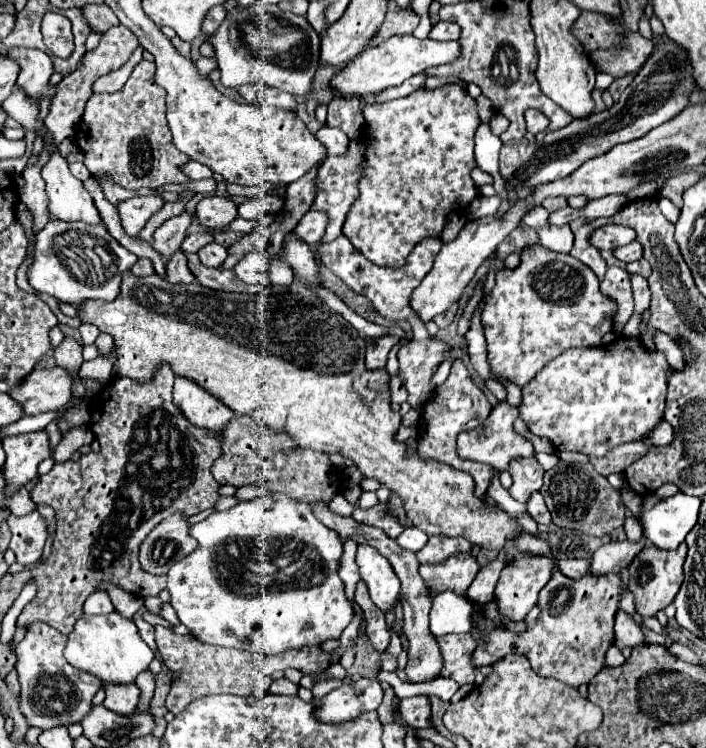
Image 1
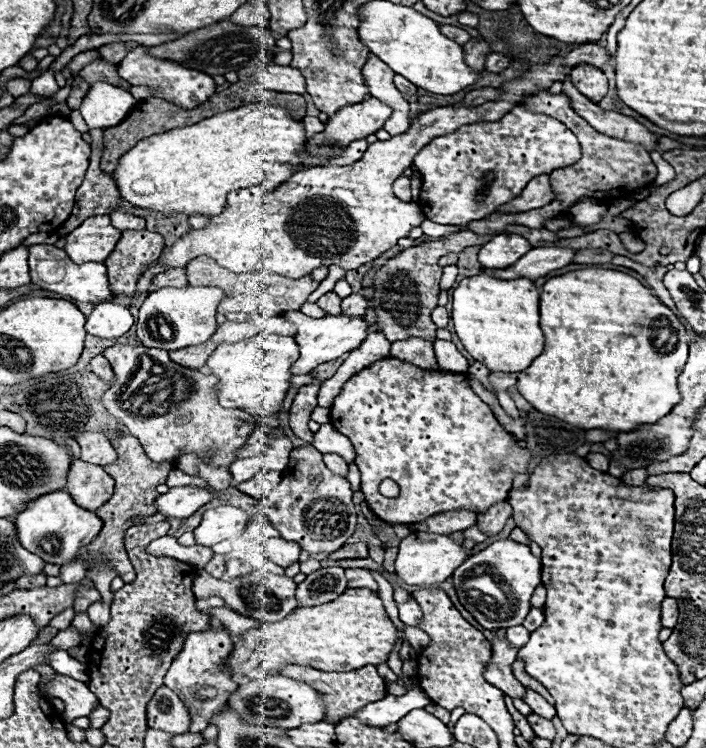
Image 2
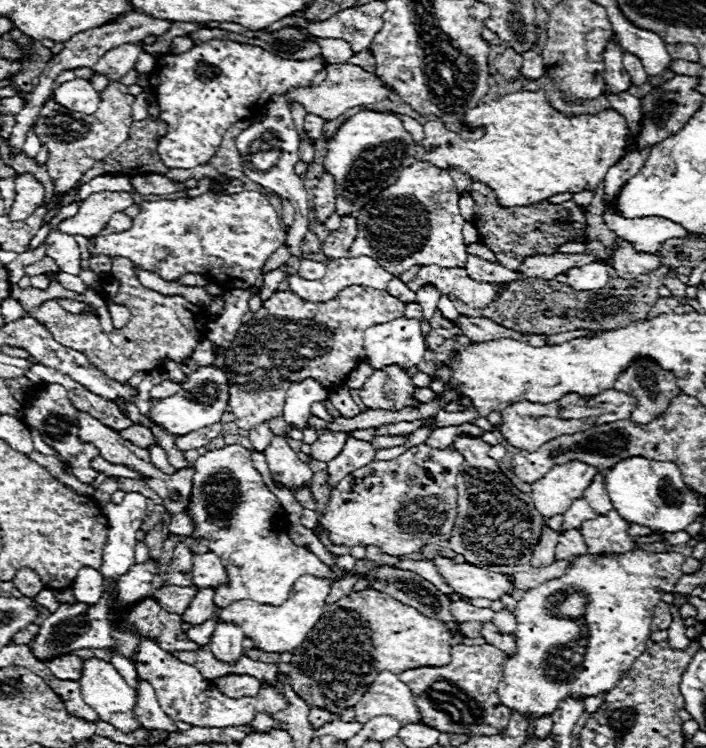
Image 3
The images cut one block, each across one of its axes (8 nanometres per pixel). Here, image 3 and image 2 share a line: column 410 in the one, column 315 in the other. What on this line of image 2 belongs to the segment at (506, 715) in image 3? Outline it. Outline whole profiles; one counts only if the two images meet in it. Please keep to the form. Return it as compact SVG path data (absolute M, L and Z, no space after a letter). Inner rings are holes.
M286 664L280 668L280 676L290 676L292 680L302 680L304 684L310 684L316 692L322 692L324 704L326 704L326 722L340 722L344 718L354 716L354 712L360 712L366 704L382 700L386 696L386 682L376 672L376 666L362 666L350 672L322 672L314 668L306 668L300 664Z

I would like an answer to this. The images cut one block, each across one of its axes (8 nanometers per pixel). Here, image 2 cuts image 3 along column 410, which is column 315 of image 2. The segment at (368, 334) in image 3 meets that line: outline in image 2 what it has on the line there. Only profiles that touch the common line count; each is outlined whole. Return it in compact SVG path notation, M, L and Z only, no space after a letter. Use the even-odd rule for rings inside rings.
M284 312L282 314L288 322L296 324L298 332L296 332L296 342L300 348L300 358L298 362L294 362L292 372L294 374L308 374L312 368L316 368L318 364L324 362L332 362L336 358L340 358L346 352L352 352L354 348L358 348L366 336L368 336L368 324L364 320L364 316L346 316L346 314L338 314L338 316L324 316L324 318L310 318L304 316L302 312Z

